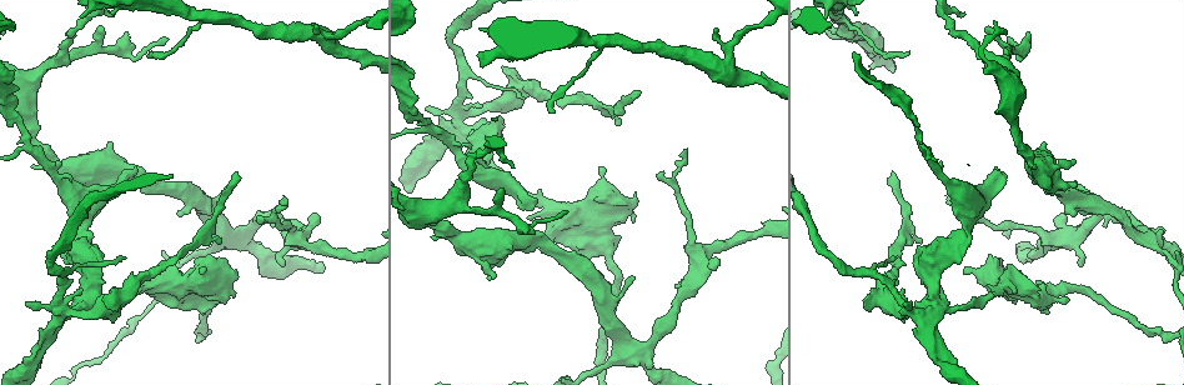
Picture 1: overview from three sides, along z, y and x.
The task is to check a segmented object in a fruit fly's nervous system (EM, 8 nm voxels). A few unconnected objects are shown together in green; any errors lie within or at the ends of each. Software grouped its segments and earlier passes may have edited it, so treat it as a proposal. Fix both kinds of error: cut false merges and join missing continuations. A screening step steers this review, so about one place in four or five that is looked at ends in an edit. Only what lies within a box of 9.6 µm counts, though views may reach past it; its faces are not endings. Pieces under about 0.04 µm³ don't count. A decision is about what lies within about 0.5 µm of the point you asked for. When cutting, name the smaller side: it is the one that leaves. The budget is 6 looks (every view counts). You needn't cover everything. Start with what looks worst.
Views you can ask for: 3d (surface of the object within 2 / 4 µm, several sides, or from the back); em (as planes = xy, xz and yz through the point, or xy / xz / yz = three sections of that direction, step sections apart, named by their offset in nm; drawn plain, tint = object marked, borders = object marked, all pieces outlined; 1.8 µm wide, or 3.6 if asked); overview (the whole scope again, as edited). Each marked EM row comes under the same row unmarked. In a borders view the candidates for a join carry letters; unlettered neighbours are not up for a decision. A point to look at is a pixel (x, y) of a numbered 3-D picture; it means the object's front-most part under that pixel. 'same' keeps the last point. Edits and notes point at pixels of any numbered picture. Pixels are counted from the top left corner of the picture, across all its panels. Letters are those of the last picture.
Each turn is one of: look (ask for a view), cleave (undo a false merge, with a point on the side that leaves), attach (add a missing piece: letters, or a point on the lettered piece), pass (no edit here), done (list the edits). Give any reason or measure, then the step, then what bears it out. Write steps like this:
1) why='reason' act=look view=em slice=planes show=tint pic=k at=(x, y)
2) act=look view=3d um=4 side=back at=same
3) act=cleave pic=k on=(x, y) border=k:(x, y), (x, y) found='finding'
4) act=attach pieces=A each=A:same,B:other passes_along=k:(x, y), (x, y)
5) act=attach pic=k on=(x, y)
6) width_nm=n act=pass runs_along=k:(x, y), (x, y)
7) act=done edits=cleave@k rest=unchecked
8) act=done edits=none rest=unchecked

why='four or more arms meet' act=look view=3d um=4 side=back pic=1 at=(1148, 239)

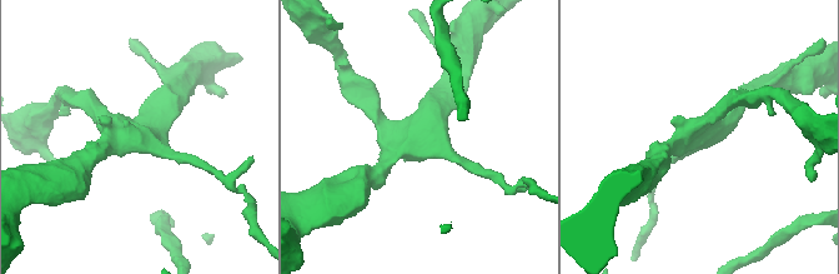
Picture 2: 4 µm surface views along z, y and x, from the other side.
act=look view=em slice=yz step=16 show=tint pic=2 at=(414, 137)

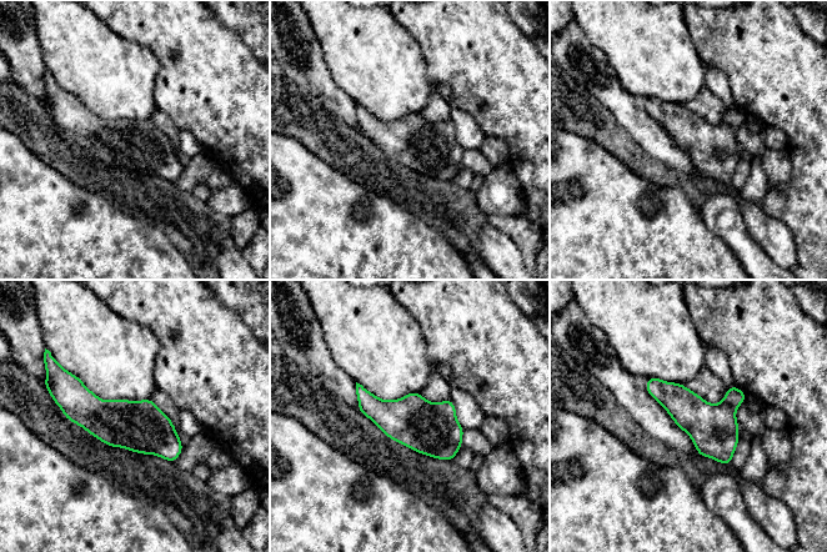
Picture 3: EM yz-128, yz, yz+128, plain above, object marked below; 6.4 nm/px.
act=look view=em slice=planes show=borders at=same

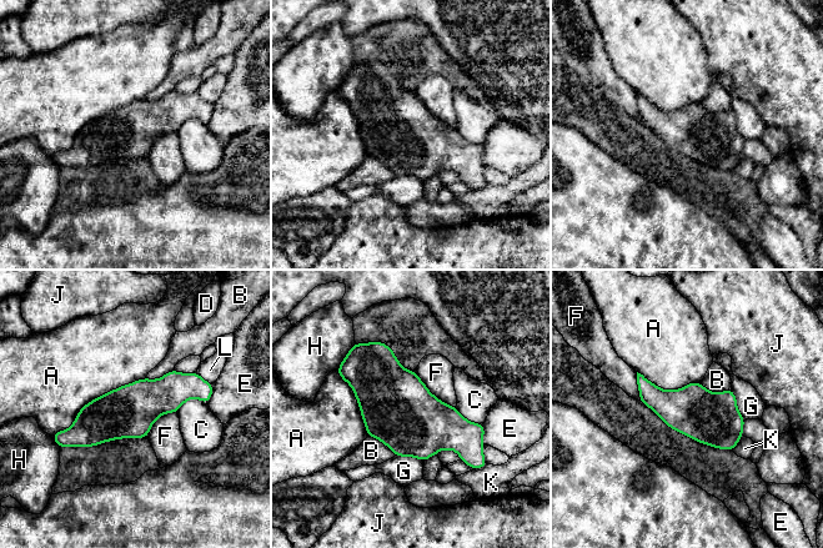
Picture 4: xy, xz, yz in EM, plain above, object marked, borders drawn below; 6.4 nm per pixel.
longest_contact=A:700nm act=pass each=A:other,B:other,C:other,D:other,E:other,F:other,G:other,H:other,J:other,K:other,L:other runs_along=4:(205, 396), (170, 392), (61, 436) found='continuous, no second cell'

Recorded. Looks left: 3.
why='free end' act=look view=3d um=2 pic=1 at=(1073, 160)

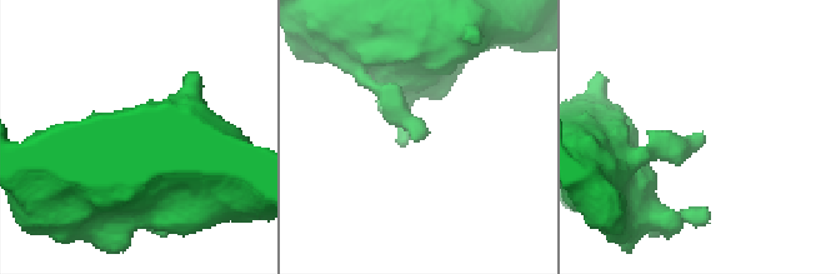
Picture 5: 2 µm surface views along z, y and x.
why='shape alone is not enough' act=look view=em slice=planes show=borders pic=5 at=(702, 130)

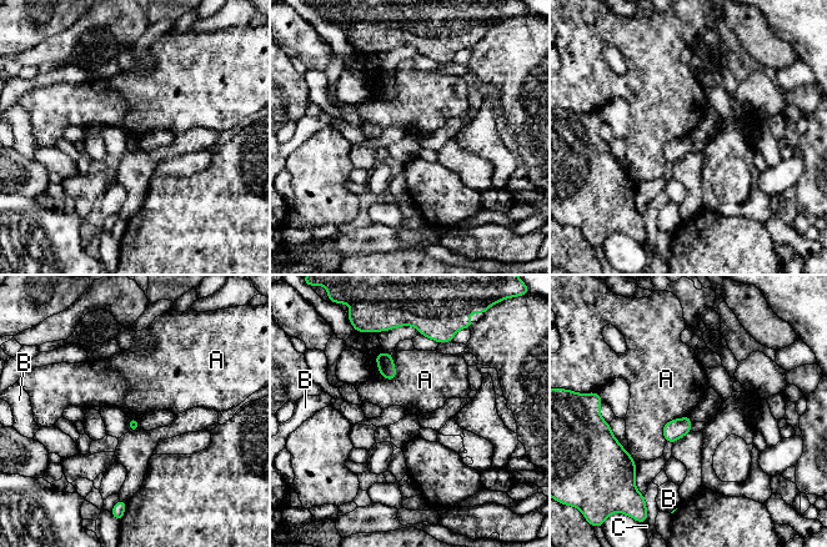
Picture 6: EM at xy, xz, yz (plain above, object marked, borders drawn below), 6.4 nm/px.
longest_contact=A:200nm act=pass each=A:other,B:other,C:other border=6:(374, 356), (379, 372), (392, 381) found='none of them fits'

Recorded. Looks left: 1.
why='stops while still wide' act=look view=em slice=planes show=borders pic=1 at=(80, 16)

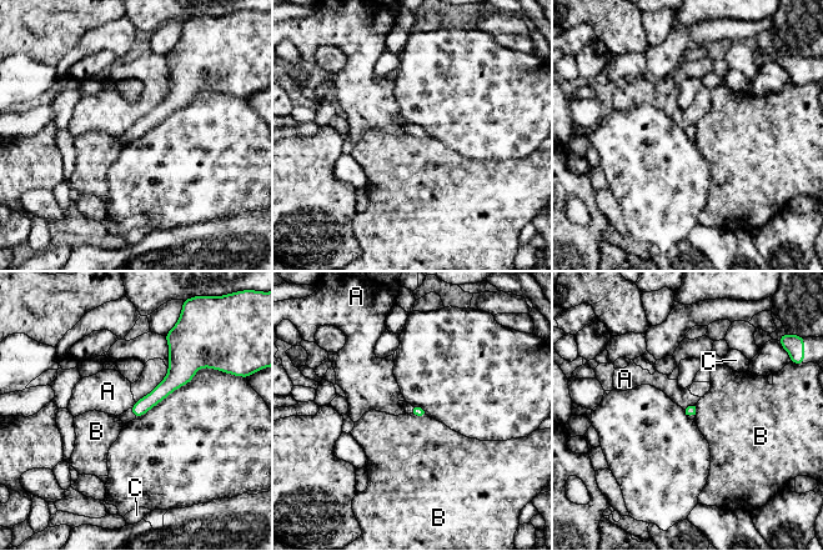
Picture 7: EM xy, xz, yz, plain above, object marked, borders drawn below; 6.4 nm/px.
act=pass each=A:other,B:other,C:other border=7:(410, 414), (427, 416) found='none of them fits'

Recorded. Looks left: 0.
act=done edits=none rest=unchecked

